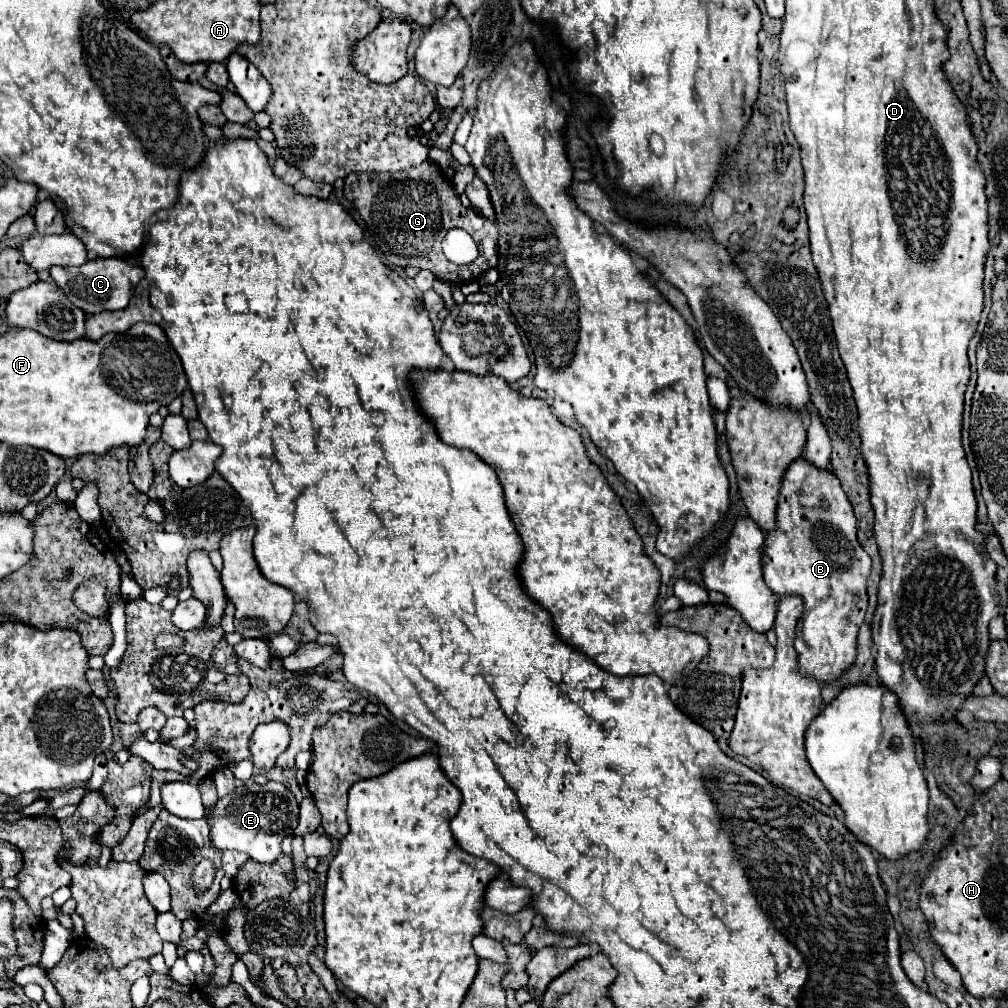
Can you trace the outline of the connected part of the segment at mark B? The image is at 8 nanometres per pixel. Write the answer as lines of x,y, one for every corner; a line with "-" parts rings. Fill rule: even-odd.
803,456
789,464
781,480
775,528
765,532
761,560
765,584
769,584
777,596
797,594
805,600
805,610
799,618
795,634
795,650
799,654
801,672
817,678
823,684
837,680
857,656
857,632
867,612
867,578
871,572
871,558
857,542
851,502
847,500
847,494
833,472
815,468

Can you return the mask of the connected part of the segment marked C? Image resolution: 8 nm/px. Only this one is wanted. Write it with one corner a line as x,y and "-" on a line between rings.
95,258
79,268
55,266
49,270
55,284
65,292
65,296
79,306
87,316
105,312
105,310
123,310
131,298
131,290
145,276
141,266
131,266
123,258

